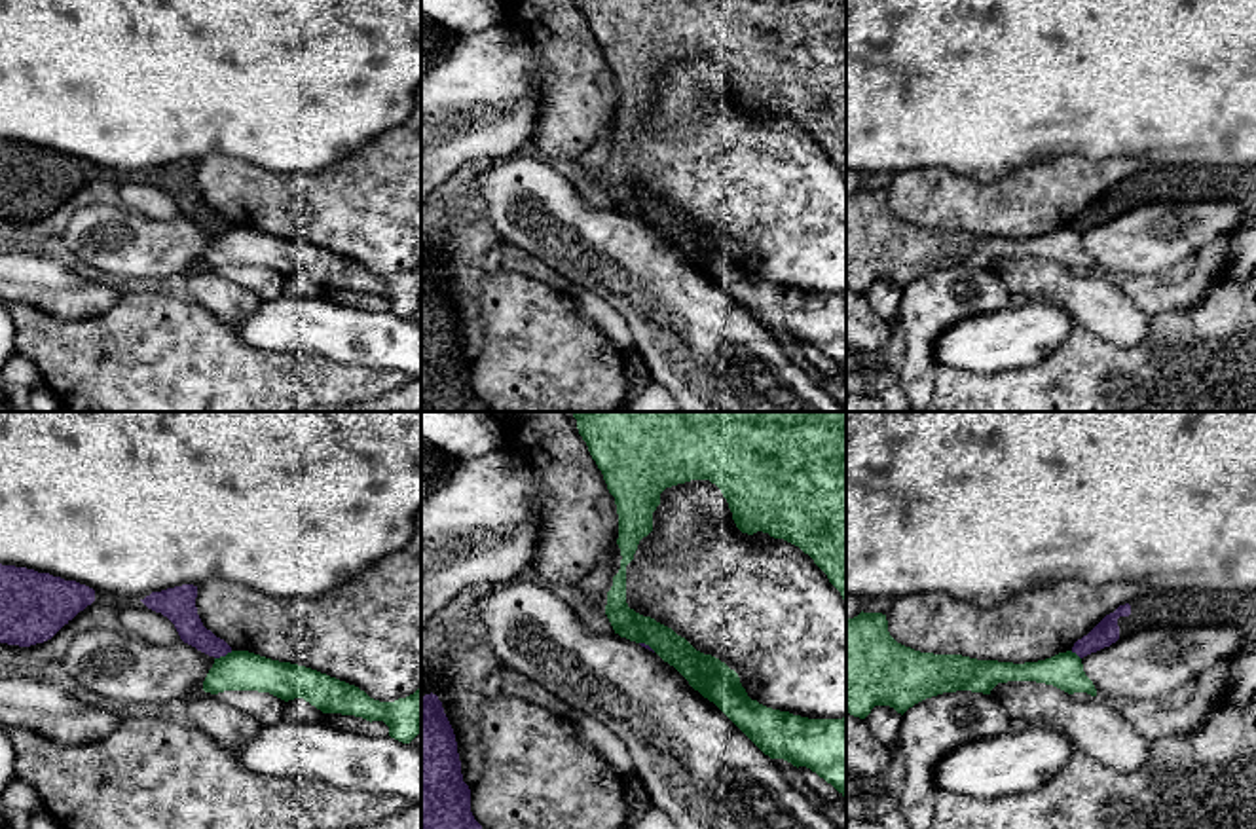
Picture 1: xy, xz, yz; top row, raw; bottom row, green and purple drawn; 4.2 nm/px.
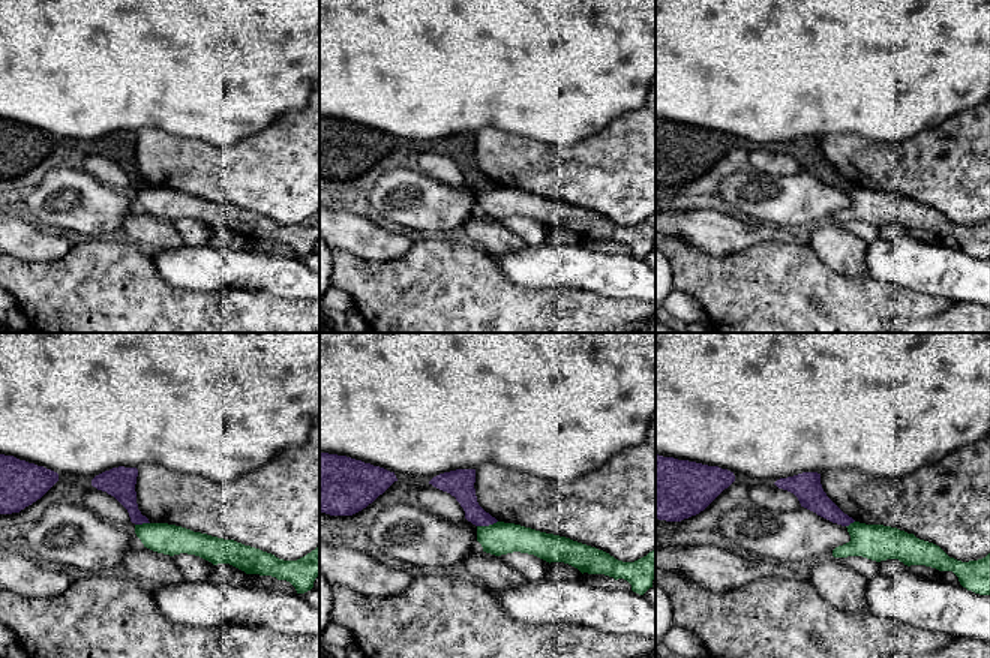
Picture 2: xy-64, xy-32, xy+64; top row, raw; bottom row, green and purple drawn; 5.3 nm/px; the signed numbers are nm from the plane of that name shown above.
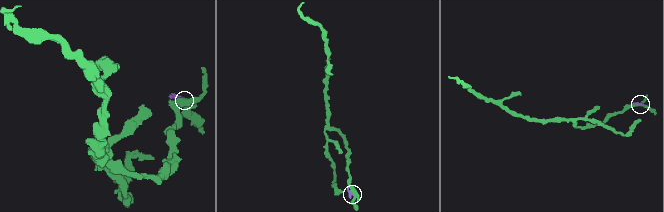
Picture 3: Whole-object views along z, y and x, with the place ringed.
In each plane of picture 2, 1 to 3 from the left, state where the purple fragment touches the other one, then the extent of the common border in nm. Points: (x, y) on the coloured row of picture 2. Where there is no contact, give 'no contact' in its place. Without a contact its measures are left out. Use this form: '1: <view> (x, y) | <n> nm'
1: xy-64 (143, 523) | 80 nm
2: xy-32 (486, 526) | 120 nm
3: xy+64 (851, 523) | 60 nm

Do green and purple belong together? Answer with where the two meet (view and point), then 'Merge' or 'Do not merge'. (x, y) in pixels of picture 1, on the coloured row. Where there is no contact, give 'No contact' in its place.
Touches green at xy (222, 657). Do not merge

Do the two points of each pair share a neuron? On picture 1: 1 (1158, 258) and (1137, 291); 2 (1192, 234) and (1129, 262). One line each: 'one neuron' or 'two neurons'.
1: two neurons
2: one neuron

